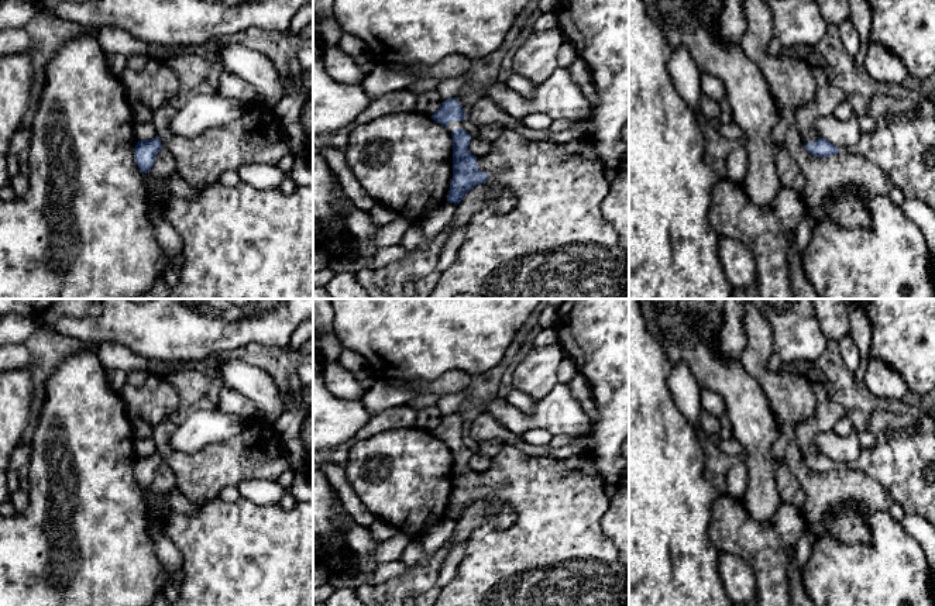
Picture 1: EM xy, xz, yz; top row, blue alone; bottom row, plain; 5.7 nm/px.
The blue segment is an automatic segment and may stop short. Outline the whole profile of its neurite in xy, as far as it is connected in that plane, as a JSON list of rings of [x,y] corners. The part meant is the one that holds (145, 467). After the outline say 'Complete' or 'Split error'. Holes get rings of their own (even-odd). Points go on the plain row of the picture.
[[[252,417],[236,437],[195,454],[141,455],[134,464],[134,475],[141,488],[149,489],[157,469],[164,464],[173,471],[176,488],[199,503],[216,499],[224,488],[244,481],[276,481],[289,471],[282,445],[272,424]]]. Split error

